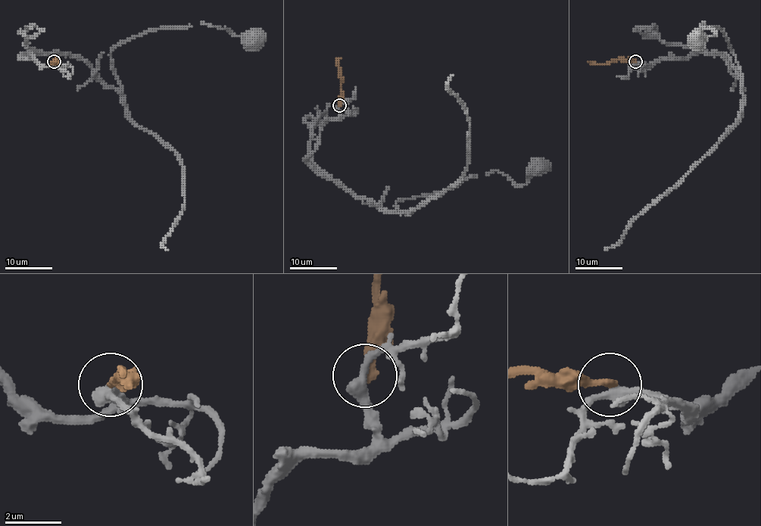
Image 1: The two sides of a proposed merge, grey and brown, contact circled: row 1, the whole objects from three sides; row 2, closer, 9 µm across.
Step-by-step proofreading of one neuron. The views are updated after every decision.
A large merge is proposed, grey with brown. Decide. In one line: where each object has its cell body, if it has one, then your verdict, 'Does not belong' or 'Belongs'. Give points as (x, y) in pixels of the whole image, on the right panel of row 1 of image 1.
Soma of grey: (695, 39). Soma of brown: none. Does not belong

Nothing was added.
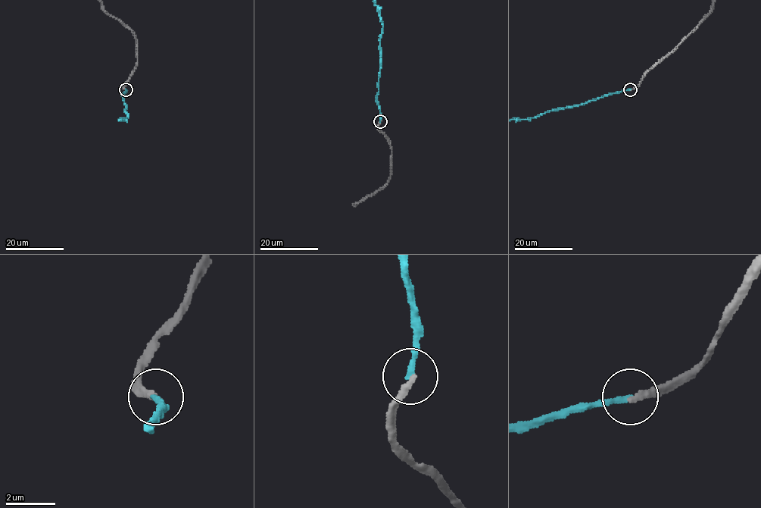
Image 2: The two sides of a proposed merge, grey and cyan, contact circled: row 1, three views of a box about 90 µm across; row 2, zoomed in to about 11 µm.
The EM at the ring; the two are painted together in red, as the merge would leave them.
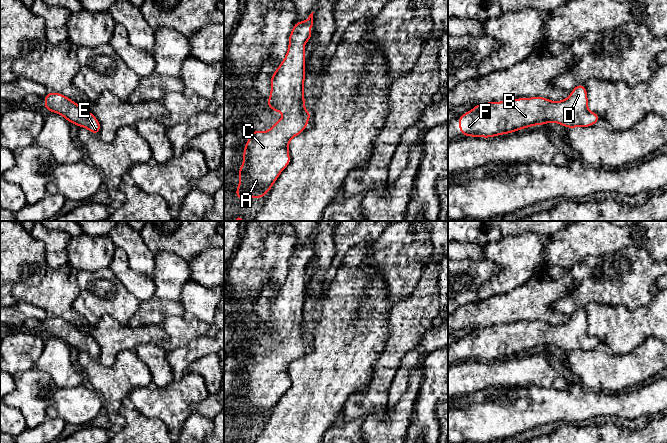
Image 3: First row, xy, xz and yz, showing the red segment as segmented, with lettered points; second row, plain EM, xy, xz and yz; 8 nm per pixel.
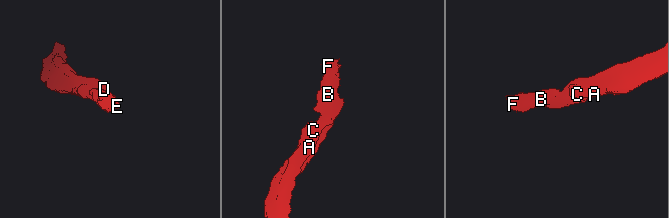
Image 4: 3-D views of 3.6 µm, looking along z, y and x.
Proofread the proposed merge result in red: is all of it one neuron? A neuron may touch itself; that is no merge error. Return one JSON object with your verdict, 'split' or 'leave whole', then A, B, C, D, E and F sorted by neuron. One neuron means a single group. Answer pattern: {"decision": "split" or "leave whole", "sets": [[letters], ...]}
{"decision": "leave whole", "sets": [["A", "B", "C", "D", "E", "F"]]}

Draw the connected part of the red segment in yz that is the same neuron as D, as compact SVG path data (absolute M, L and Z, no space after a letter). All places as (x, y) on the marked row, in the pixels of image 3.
M584 84L577 85L567 99L557 102L544 97L532 97L500 100L498 104L493 102L477 104L469 112L457 117L460 121L459 131L466 137L489 138L550 122L559 123L567 128L593 126L601 118L597 113L589 111L587 104L587 91Z

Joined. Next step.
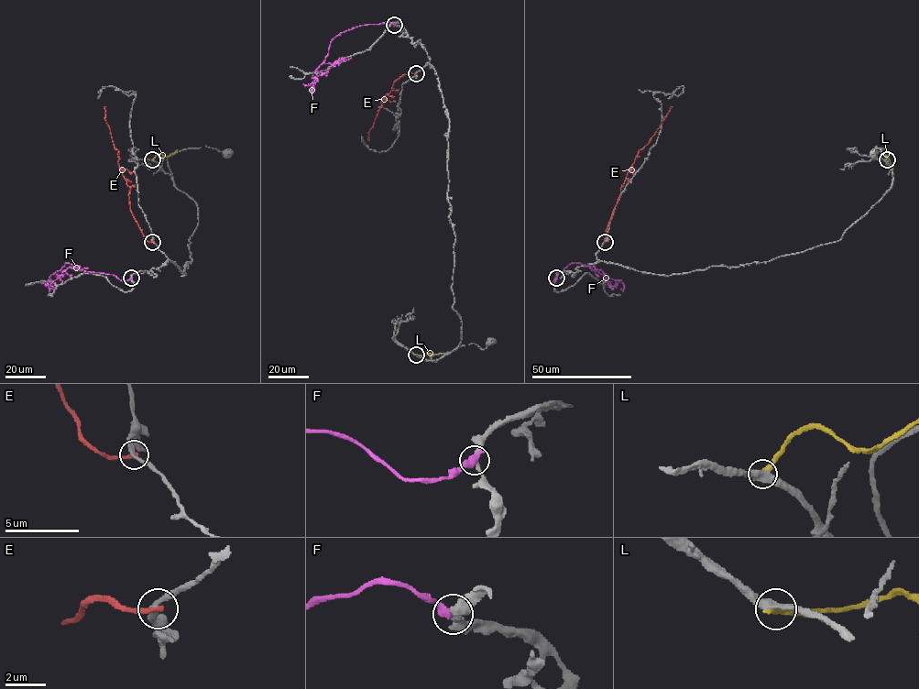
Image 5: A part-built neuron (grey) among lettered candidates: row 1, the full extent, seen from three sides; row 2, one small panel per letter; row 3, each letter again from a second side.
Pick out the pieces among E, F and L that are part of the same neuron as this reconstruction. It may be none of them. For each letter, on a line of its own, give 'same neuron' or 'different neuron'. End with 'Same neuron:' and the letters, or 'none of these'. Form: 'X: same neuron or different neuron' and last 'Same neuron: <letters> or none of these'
E: different neuron
F: different neuron
L: different neuron
Same neuron: none of these

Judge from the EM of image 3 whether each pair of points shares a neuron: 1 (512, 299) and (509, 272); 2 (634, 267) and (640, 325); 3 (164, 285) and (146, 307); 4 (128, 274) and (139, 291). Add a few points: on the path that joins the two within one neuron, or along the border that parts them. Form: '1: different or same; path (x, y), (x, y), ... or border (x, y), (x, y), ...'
1: different; border (531, 276), (524, 284), (493, 294), (489, 298)
2: different; border (655, 291), (649, 303), (632, 310), (615, 306)
3: different; border (155, 295), (160, 298), (178, 301)
4: same; path (130, 278), (139, 287)

